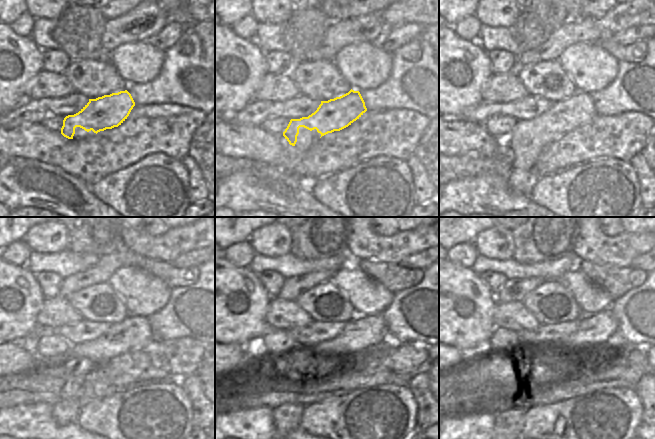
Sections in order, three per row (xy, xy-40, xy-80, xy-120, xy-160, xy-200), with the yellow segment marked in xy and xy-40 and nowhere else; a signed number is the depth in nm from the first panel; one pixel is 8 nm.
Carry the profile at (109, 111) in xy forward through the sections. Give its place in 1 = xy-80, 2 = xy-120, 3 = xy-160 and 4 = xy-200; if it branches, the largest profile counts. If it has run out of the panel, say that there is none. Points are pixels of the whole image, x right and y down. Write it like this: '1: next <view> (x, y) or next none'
1: next xy-80 (563, 116)
2: next xy-120 (133, 332)
3: next xy-160 (363, 332)
4: next xy-200 (595, 330)

